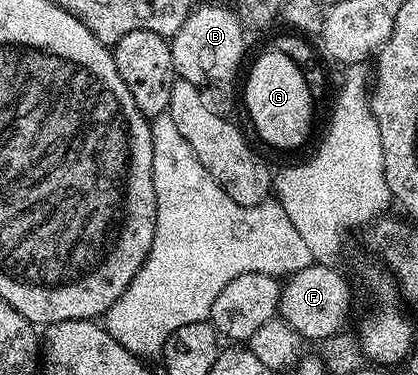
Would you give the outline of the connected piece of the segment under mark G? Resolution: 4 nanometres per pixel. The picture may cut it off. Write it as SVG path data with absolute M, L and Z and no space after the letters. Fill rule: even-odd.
M272 48L266 49L266 54L261 54L253 62L249 75L245 78L245 110L257 129L257 134L269 146L277 150L293 150L301 146L309 138L313 130L313 93L307 88L307 80L303 80L303 72L291 60L291 56L283 56L283 52Z

